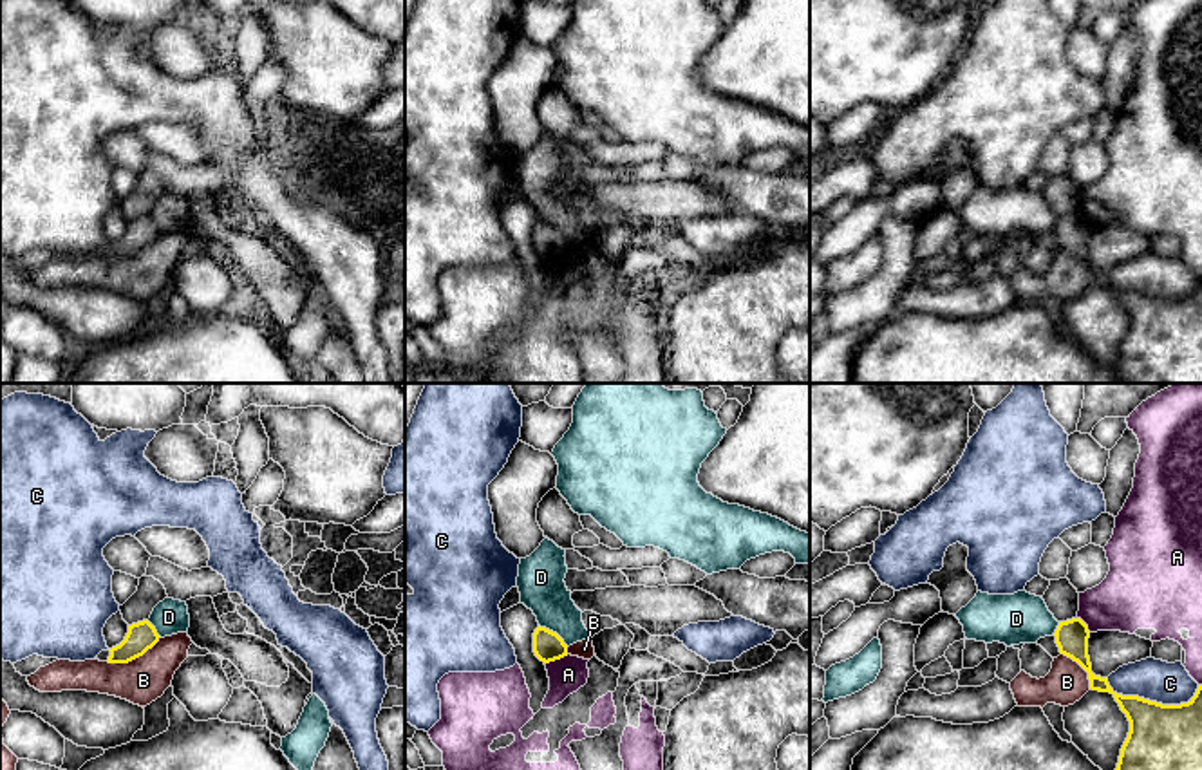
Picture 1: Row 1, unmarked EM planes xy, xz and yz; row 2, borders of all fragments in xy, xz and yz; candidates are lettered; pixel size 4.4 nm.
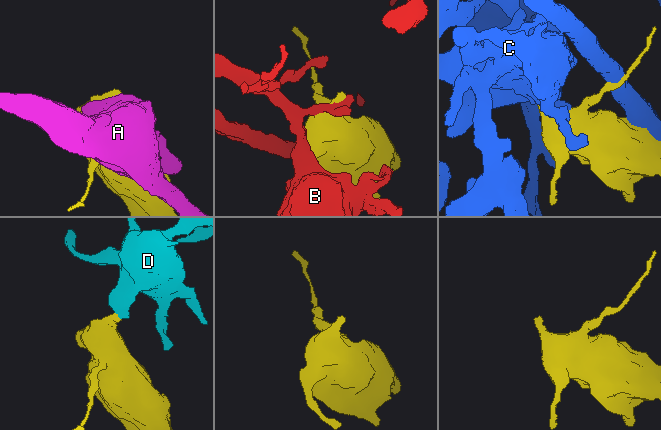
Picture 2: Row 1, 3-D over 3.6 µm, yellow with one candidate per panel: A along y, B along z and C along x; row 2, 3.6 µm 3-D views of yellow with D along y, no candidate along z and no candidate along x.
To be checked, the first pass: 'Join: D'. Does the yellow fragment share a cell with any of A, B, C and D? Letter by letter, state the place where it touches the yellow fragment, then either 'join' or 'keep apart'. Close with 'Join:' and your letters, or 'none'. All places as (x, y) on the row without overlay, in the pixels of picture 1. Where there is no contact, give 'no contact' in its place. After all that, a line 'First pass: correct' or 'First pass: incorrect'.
A: meets yellow in xz at (555, 253); keep apart
B: meets yellow in xy at (134, 253); keep apart
C: meets yellow in yz at (1152, 297); keep apart
D: meets yellow in xz at (552, 226); keep apart
Join: none
First pass: incorrect

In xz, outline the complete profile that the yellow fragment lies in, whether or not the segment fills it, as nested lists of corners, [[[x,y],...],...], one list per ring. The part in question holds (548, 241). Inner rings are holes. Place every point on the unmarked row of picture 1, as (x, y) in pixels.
[[[539,221],[533,228],[533,248],[540,257],[549,258],[568,251],[568,240],[557,228]]]

